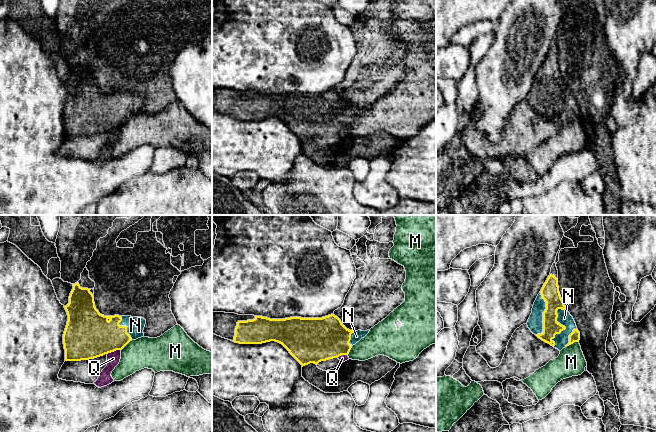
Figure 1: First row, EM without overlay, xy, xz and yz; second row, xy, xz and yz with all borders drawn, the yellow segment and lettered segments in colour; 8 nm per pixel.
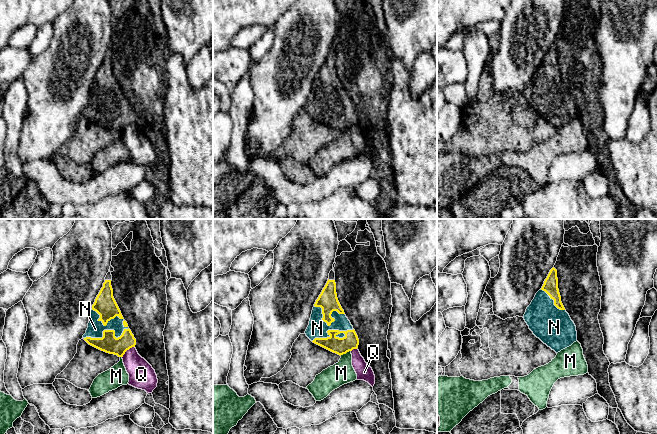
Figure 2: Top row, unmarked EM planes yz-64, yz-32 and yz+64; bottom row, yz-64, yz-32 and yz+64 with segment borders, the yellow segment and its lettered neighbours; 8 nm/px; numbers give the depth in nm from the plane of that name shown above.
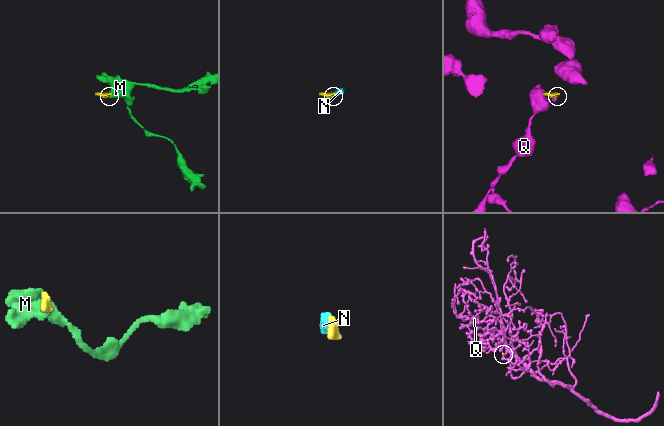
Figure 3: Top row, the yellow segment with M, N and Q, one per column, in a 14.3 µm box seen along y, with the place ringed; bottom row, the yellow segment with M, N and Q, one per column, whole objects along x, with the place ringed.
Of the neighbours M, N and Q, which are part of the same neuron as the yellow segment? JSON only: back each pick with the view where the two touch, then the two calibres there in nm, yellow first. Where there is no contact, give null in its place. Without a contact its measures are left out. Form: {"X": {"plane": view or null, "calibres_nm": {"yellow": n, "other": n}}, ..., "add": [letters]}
{"N": {"plane": "yz", "calibres_nm": {"yellow": 140, "other": 110}}, "add": ["N"]}

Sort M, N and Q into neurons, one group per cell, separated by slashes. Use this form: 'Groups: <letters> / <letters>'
Groups: M / N / Q

